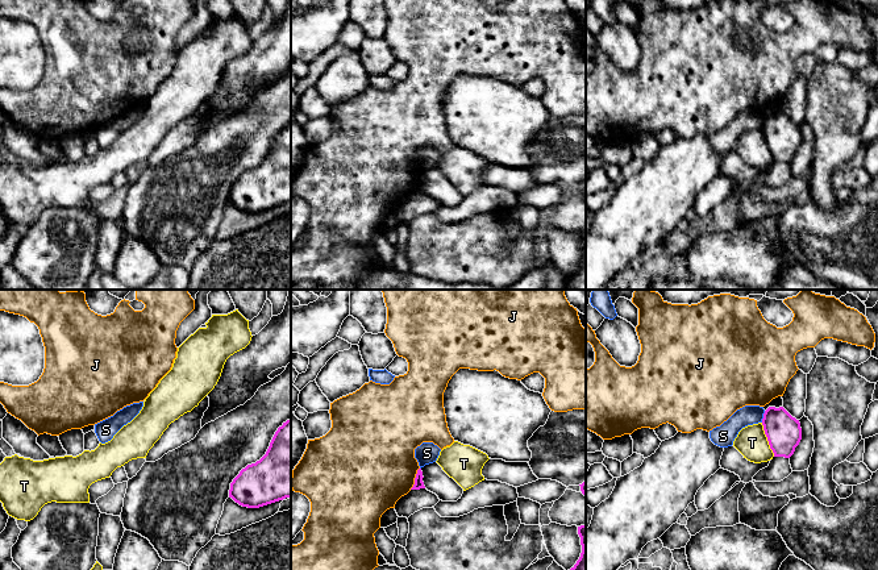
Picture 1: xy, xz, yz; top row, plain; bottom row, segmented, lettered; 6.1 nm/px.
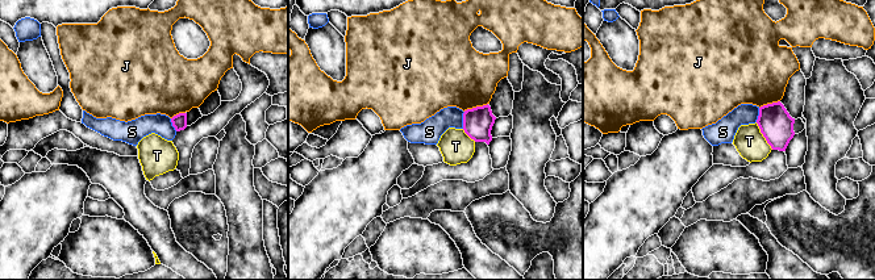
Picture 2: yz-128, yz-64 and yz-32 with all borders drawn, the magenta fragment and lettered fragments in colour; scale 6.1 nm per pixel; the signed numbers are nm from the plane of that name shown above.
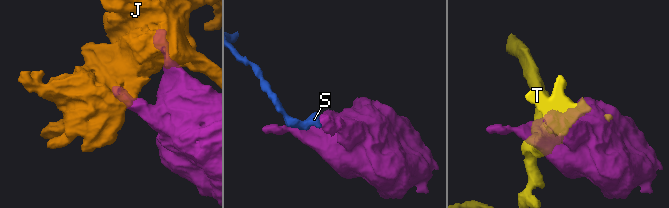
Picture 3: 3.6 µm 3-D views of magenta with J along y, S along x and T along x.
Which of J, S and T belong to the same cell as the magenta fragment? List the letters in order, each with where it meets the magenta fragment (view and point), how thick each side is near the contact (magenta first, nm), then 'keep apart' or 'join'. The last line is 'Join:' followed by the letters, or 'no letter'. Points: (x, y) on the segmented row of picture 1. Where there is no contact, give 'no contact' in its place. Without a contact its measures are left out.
J: xz (415, 478) | 60/480 nm | keep apart
S: yz (764, 416) | 220/120 nm | keep apart
T: yz (768, 440) | 220/190 nm | keep apart
Join: no letter

